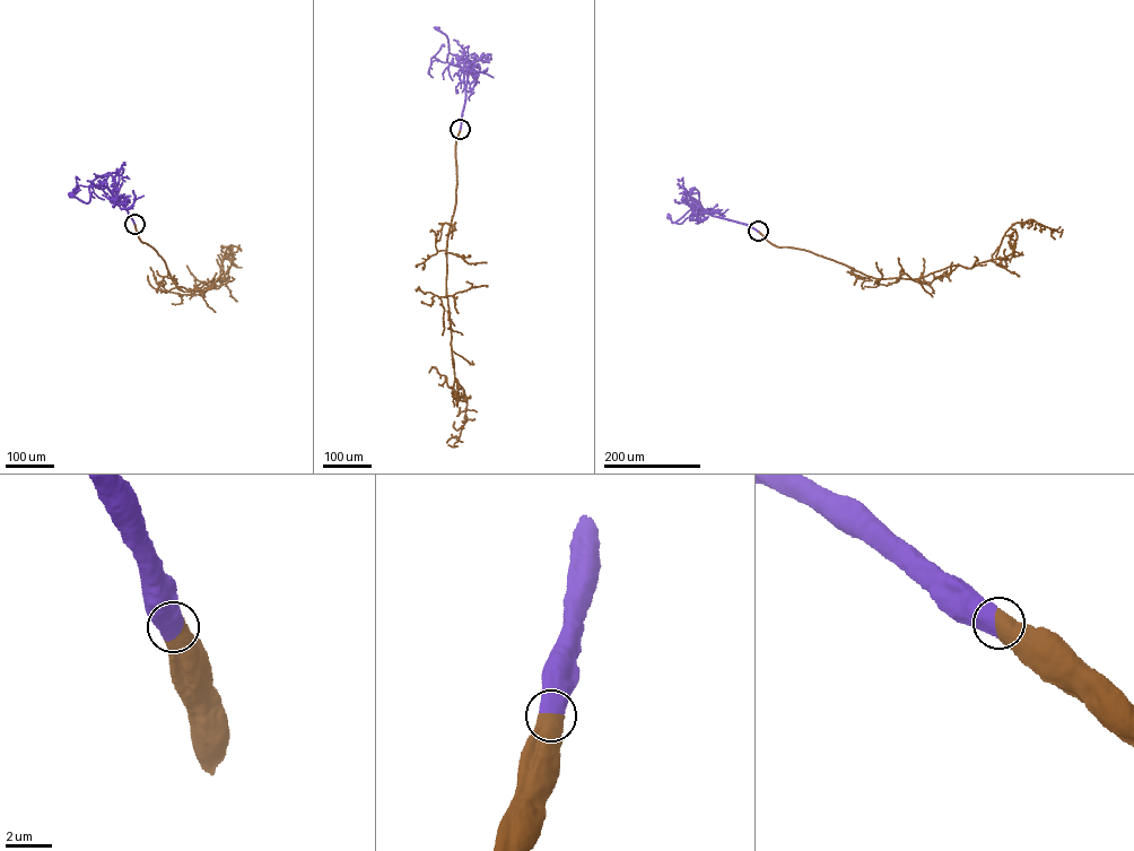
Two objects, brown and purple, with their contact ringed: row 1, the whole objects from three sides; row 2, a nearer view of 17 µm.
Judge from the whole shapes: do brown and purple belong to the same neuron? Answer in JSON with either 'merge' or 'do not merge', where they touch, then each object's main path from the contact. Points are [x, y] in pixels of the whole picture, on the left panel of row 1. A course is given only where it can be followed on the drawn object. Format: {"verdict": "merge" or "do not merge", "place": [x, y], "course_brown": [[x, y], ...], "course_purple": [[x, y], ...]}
{"verdict": "merge", "place": [134, 224], "course_brown": [[134, 224], [175, 285], [188, 289], [219, 280], [232, 245], [230, 260], [220, 253]], "course_purple": [[134, 224], [118, 199], [110, 173], [93, 181], [88, 202], [68, 193]]}

